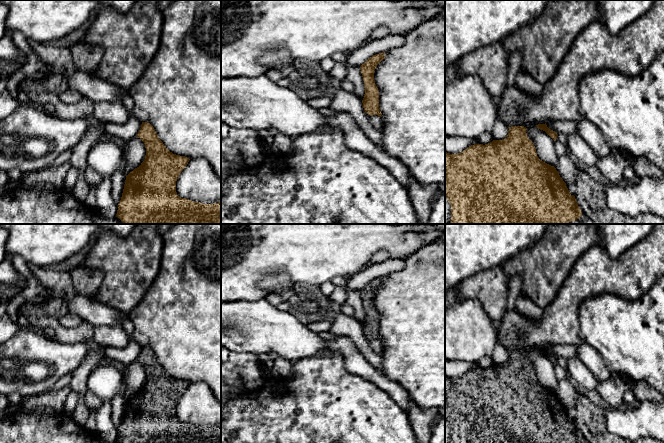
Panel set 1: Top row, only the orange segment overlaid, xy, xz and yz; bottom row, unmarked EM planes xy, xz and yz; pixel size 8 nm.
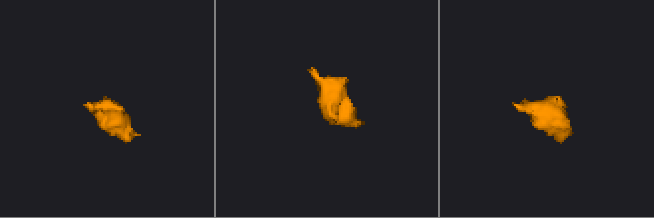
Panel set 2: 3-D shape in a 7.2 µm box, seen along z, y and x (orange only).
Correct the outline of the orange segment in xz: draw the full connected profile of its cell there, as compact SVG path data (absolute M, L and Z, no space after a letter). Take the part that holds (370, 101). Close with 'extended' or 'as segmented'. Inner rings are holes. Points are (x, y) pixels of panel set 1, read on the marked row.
M385 52L373 55L360 66L365 86L365 94L362 100L365 113L382 117L379 108L379 90L375 84L374 72L377 65L385 58Z; as segmented

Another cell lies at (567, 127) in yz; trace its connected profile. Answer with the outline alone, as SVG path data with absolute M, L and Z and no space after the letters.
M569 120L562 121L550 121L546 122L546 125L549 129L555 131L557 134L572 134L577 132L576 122Z

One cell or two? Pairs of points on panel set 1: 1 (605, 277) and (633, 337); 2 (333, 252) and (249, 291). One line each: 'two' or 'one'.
1: two
2: one

